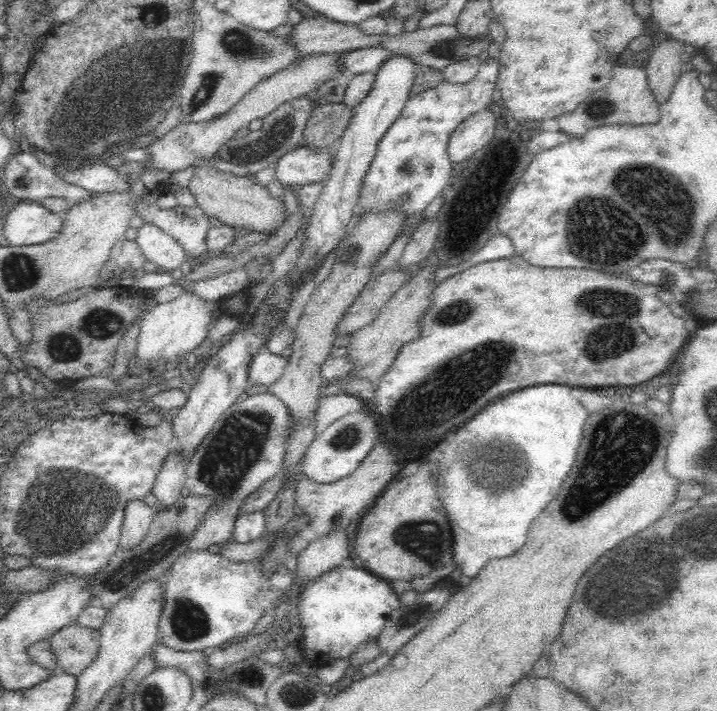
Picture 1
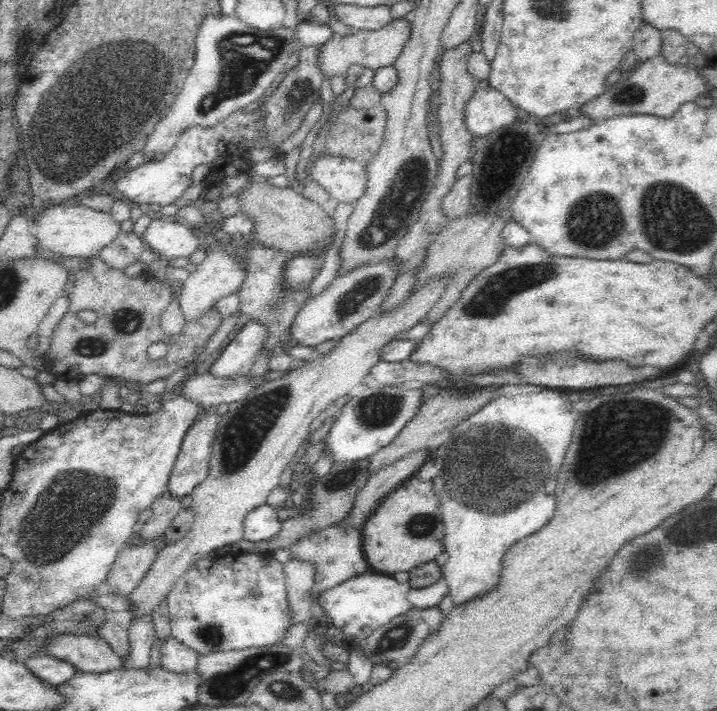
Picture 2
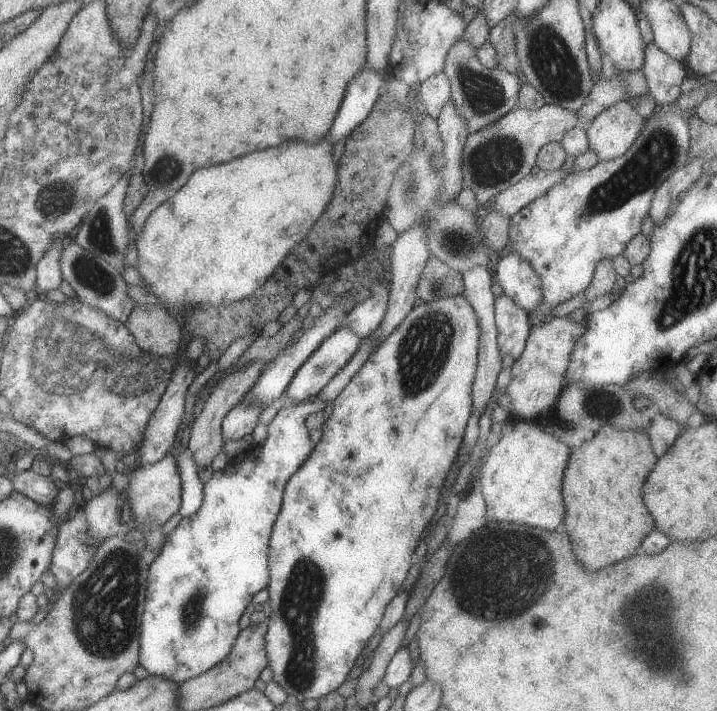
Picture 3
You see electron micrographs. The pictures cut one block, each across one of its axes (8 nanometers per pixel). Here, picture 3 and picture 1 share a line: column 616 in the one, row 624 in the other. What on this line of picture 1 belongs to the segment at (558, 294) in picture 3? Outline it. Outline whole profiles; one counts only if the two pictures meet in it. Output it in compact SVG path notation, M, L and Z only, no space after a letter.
M207 550L186 551L164 573L164 608L158 622L157 643L184 652L215 650L227 646L229 640L238 636L249 635L266 611L278 606L280 598L290 592L294 579L284 561L272 570L263 570L258 559L232 562L220 553L211 554Z

